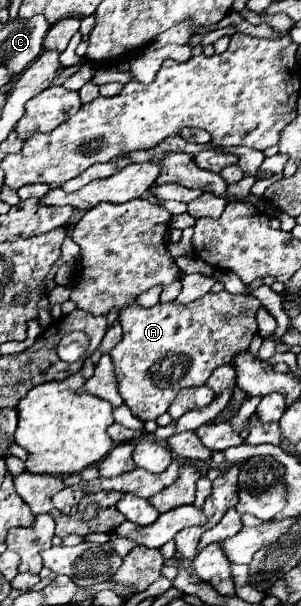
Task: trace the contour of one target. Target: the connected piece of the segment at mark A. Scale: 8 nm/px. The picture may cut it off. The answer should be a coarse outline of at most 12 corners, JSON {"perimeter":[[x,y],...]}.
{"perimeter":[[228,291],[120,311],[132,415],[164,415],[250,347],[260,301]]}

